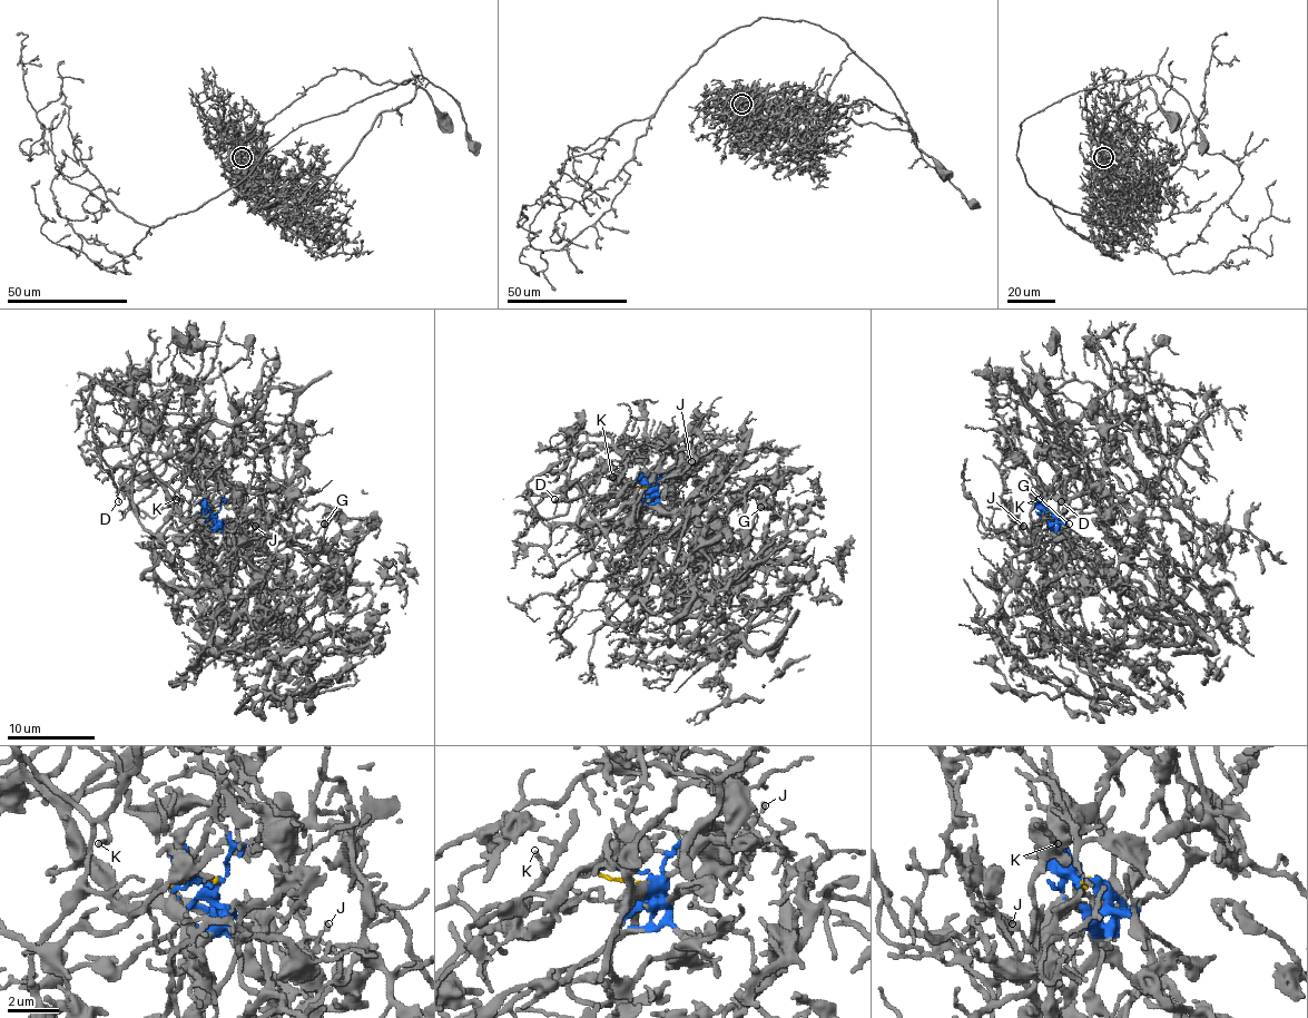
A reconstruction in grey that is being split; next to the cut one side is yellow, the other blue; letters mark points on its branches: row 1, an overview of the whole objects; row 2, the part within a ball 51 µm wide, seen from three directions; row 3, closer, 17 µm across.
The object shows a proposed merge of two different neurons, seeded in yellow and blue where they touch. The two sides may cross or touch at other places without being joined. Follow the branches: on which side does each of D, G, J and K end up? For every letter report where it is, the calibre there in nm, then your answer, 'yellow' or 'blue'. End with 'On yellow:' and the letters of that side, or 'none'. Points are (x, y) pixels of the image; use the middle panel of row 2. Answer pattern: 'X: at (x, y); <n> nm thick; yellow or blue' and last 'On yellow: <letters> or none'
D: at (554, 499); 120 nm thick; yellow
G: at (760, 507); 120 nm thick; blue
J: at (691, 461); 150 nm thick; blue
K: at (612, 477); 150 nm thick; yellow
On yellow: D, K

